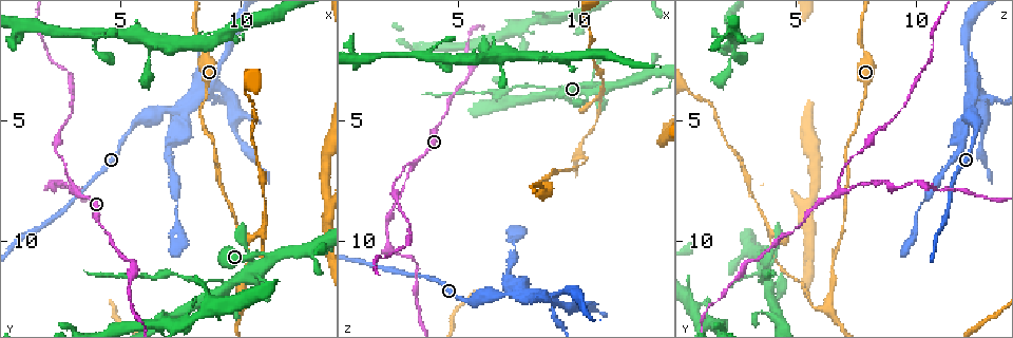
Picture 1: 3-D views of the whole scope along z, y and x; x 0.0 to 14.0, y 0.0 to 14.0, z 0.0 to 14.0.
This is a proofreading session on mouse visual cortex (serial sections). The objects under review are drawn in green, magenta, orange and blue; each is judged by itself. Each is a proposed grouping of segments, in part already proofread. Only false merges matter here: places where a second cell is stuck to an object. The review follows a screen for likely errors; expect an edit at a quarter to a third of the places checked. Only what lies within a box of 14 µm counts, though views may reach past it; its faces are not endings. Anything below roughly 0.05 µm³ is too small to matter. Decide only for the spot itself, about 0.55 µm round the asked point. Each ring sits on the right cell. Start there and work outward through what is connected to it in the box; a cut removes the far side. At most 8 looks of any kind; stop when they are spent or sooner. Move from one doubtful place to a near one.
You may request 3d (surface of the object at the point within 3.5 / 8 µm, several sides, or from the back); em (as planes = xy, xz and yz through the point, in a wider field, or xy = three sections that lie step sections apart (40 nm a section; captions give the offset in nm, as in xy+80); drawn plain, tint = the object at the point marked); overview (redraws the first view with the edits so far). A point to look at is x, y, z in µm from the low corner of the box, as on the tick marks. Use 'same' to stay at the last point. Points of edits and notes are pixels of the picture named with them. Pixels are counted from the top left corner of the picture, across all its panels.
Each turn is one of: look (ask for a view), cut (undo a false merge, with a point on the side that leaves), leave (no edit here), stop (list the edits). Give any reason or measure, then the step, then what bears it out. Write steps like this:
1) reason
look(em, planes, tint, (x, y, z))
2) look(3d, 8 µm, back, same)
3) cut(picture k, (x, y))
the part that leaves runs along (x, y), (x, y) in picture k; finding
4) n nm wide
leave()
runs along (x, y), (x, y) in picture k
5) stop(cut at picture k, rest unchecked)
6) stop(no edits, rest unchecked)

sudden change in width
look(3d, 3.5 µm, (11.2, 10.6, 3.5))

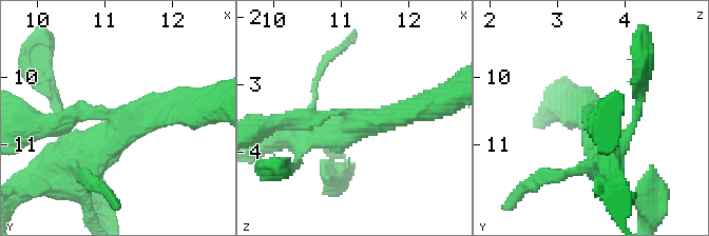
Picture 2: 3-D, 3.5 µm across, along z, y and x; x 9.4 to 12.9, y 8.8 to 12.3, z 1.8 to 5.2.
3 arms; arms of 250, 350, 400 nm; shape alone is not enough
look(em, xy, step 2, tint, (11.20, 10.65, 3.55))

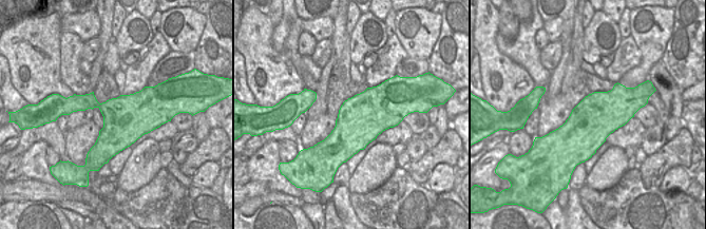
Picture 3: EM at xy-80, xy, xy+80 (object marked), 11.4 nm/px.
550 nm wide
leave()
runs along (593, 123), (607, 165) in picture 2; continuous, no second cell

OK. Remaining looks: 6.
calibre changes
look(3d, 3.5 µm, (9.8, 11.6, 3.9))

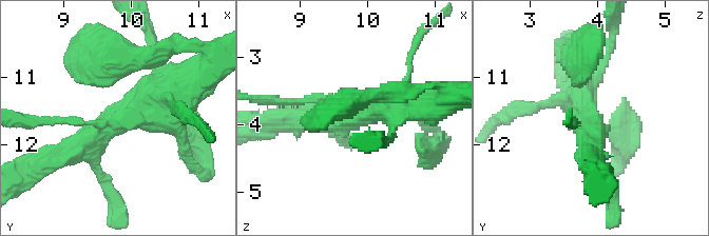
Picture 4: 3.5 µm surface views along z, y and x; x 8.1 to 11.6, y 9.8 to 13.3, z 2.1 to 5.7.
shape alone is not enough
look(em, xy, step 3, tint, (9.75, 11.65, 3.75))

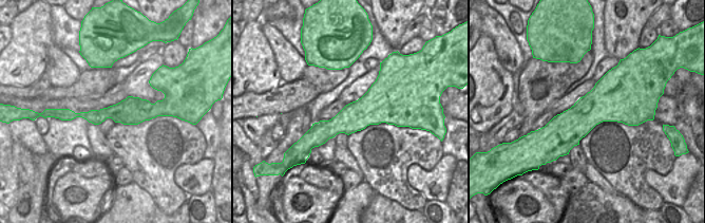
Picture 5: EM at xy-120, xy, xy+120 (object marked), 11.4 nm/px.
cut(picture 4, (296, 101))
the part that leaves runs along (99, 123), (29, 120) in picture 4; two cells meet here

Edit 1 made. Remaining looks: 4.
branch point
look(3d, 8 µm, back, (10.0, 12.7, 6.3))

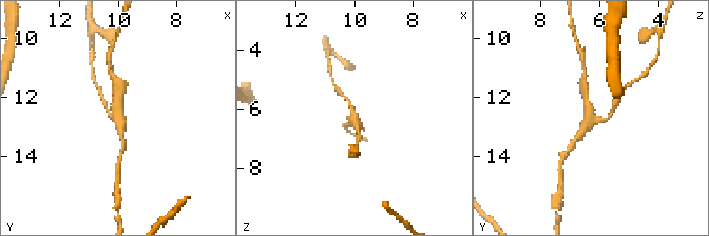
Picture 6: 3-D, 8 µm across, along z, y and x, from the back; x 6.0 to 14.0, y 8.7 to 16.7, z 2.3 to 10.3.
look(3d, 3.5 µm, (9.9, 12.8, 6.3))

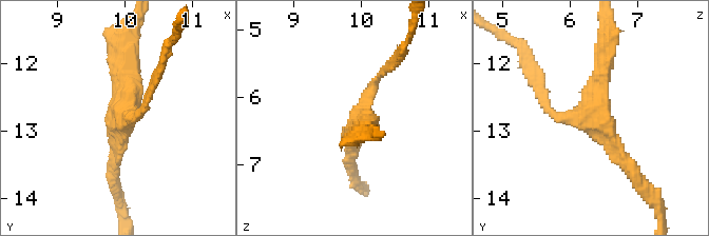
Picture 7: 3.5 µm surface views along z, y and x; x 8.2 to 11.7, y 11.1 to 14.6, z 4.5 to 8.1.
arms of 150, 200, 250 nm
leave()
runs along (604, 42), (585, 117), (558, 117), (541, 91) in picture 7; continuous, no second cell

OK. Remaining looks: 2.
stop(cut at picture 4, rest unchecked)

